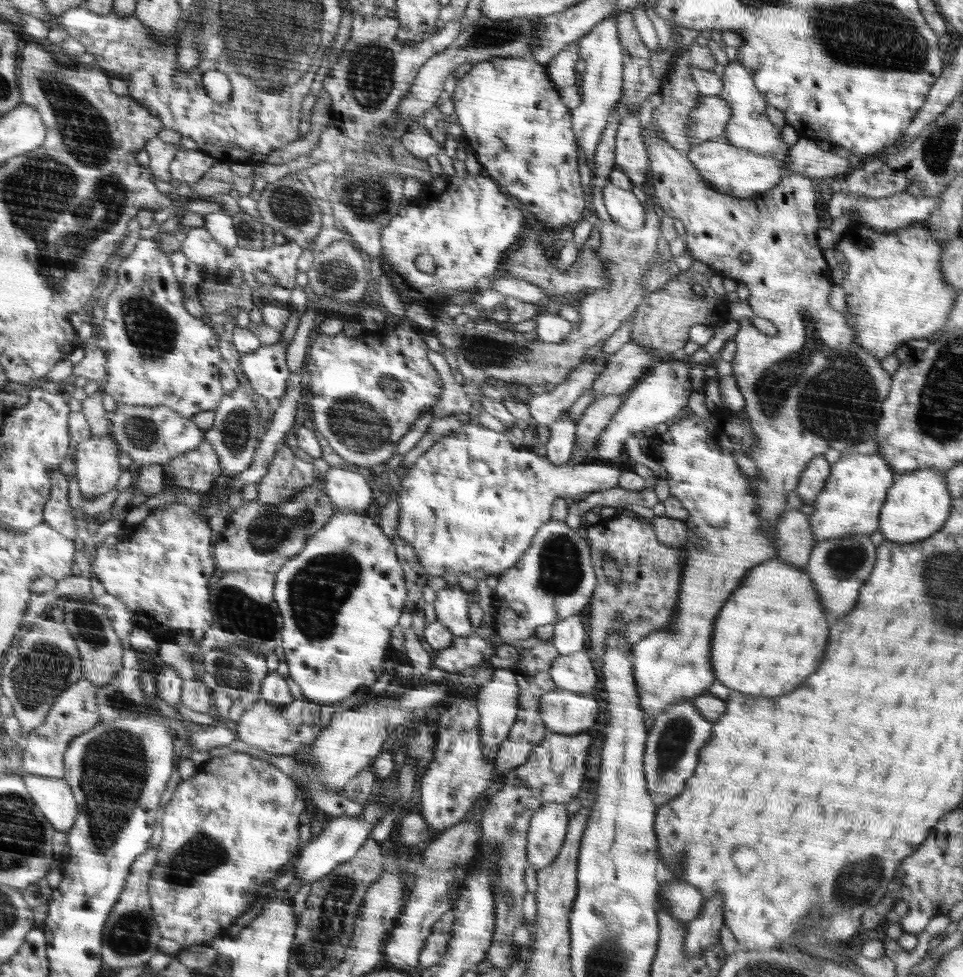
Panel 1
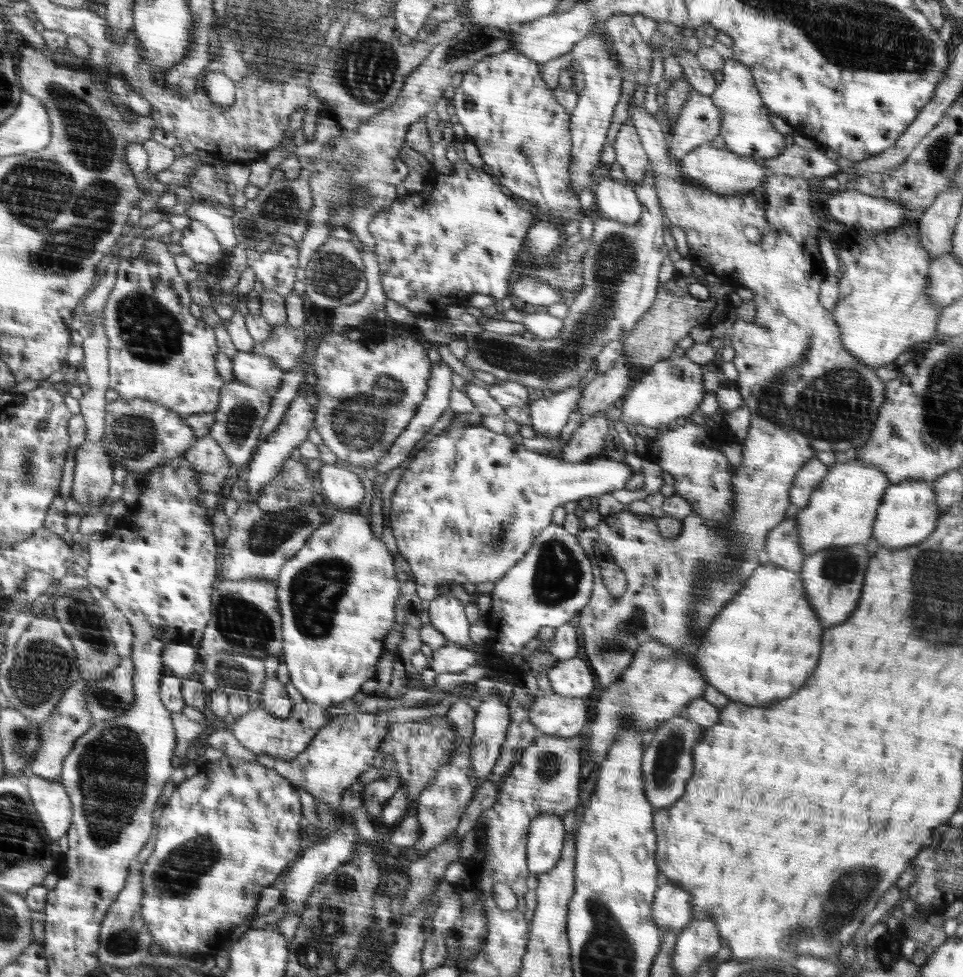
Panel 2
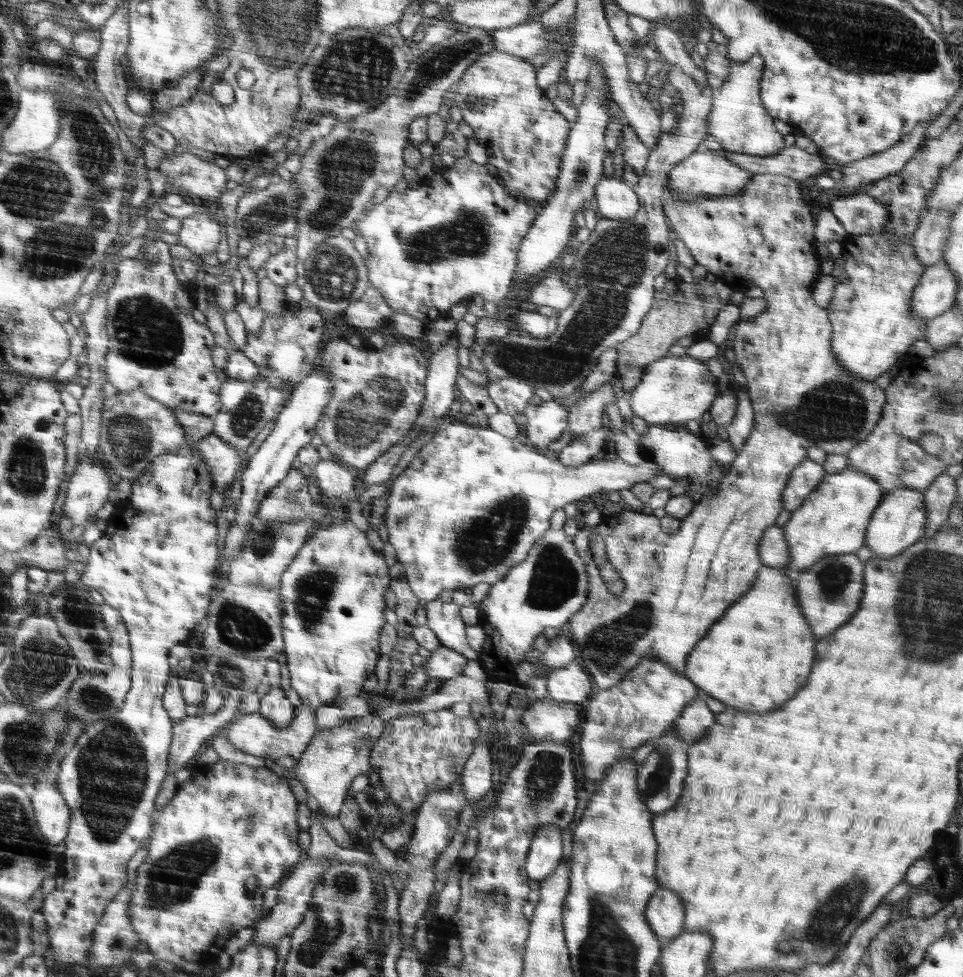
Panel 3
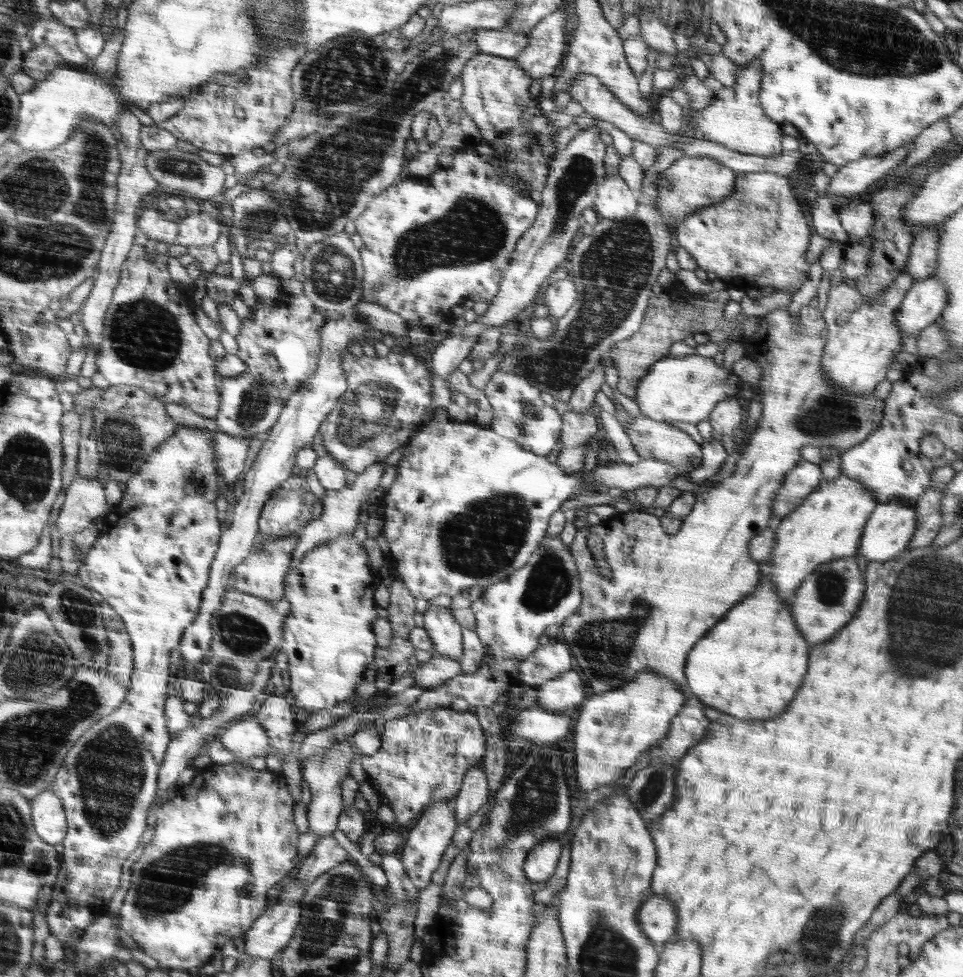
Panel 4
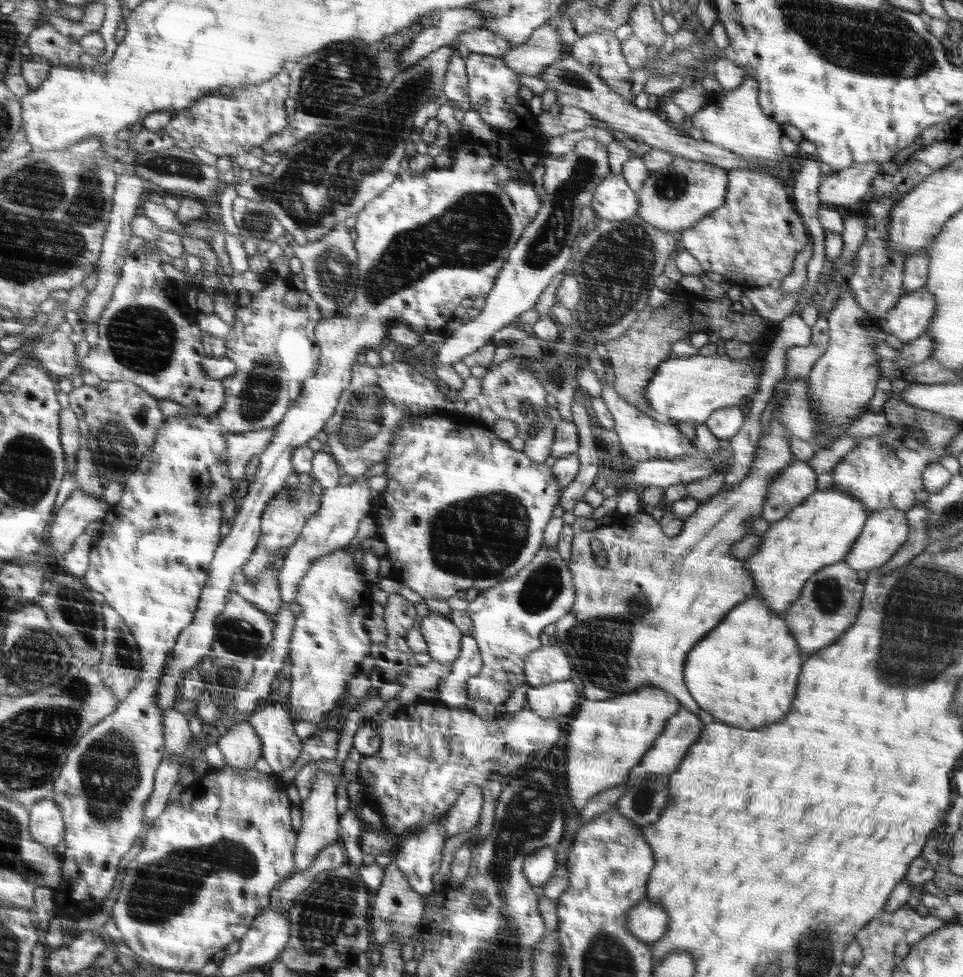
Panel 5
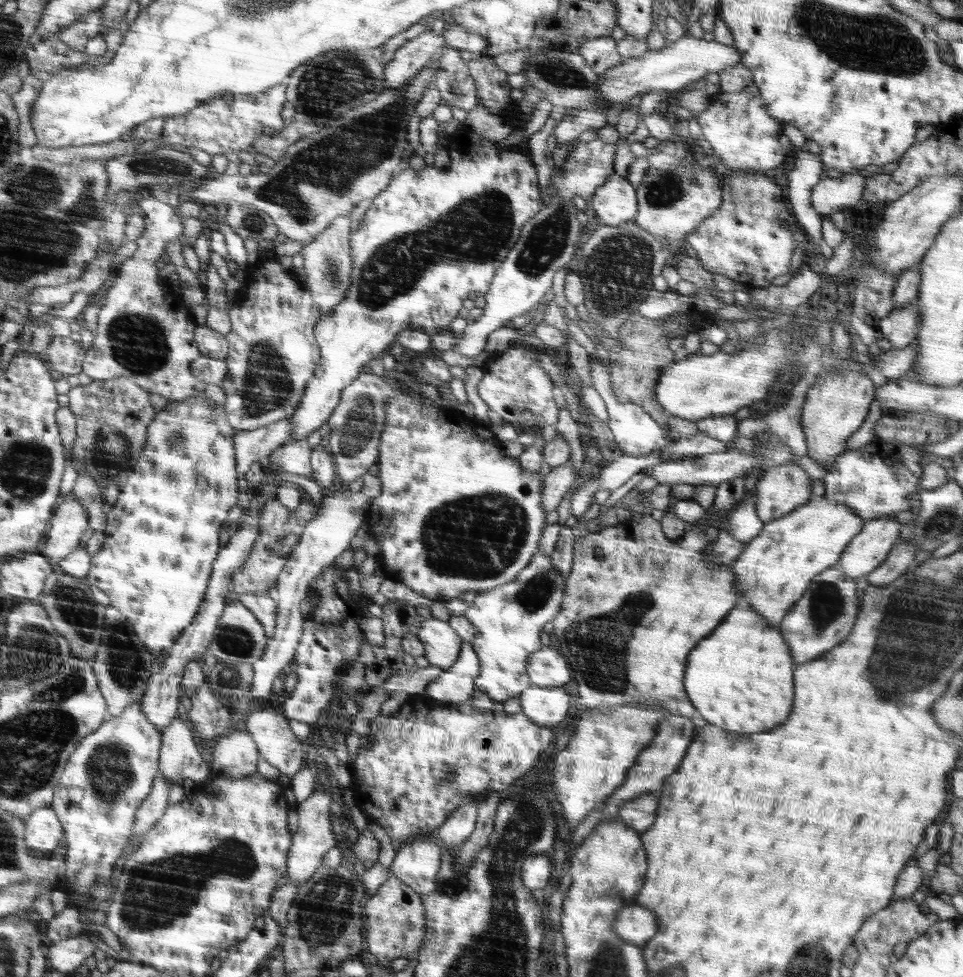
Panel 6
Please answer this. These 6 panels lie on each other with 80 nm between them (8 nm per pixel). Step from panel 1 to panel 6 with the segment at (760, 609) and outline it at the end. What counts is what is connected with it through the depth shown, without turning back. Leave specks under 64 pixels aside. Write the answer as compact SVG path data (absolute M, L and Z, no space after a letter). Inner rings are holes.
M738 604L724 621L688 655L684 686L690 703L705 720L735 734L754 734L776 728L786 722L794 701L793 674L796 664L779 626L772 626L752 607Z

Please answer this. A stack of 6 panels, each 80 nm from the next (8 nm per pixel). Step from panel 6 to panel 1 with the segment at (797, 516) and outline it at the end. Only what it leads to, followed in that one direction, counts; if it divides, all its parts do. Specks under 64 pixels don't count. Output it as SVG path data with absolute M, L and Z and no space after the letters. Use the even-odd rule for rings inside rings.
M877 452L841 457L832 465L832 471L814 504L807 509L809 525L815 542L872 534L879 528L880 509L886 500L889 488L894 484L896 474L888 461Z

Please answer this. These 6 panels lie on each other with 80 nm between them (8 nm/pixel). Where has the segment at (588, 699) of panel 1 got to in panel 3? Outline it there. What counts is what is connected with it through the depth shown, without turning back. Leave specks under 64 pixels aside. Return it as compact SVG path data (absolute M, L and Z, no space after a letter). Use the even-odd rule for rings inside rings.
M545 696L526 710L521 723L532 740L563 742L579 730L582 719L577 705L556 703Z

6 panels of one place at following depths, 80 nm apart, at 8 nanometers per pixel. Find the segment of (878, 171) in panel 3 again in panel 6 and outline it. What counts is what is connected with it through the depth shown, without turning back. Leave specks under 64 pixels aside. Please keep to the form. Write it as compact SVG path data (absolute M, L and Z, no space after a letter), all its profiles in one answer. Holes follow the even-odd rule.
M854 172L847 173L839 178L826 178L821 180L813 189L811 194L811 205L821 216L827 216L850 204L858 204L862 196L865 175Z

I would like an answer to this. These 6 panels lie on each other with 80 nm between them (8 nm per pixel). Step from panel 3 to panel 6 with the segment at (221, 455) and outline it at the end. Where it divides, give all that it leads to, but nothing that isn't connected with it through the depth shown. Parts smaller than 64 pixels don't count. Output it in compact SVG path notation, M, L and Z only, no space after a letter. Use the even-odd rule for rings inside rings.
M282 419L276 423L266 425L250 431L237 431L236 454L238 476L248 472L254 462L260 461L262 456L268 456L289 440L293 428L293 420Z

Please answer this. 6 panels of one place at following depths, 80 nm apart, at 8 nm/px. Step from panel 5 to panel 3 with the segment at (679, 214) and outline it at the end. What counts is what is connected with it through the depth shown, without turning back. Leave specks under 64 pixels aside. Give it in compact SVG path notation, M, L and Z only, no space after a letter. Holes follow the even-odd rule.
M702 144L685 160L678 162L667 176L667 186L679 200L698 200L712 196L734 196L748 188L754 172L744 170L728 161L726 152L709 149Z

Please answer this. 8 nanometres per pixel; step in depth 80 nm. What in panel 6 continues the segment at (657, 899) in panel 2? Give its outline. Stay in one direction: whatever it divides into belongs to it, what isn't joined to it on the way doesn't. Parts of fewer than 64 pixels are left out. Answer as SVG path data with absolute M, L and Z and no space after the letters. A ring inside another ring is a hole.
M632 904L617 912L611 924L620 938L642 946L658 932L657 914L643 906Z

